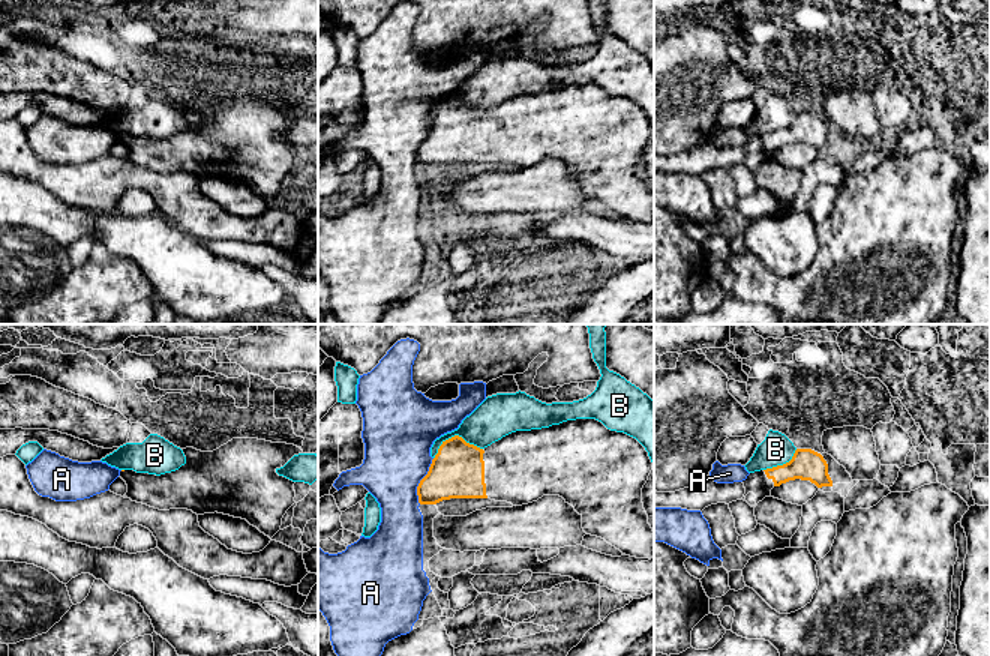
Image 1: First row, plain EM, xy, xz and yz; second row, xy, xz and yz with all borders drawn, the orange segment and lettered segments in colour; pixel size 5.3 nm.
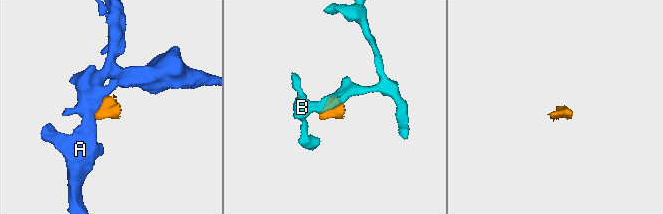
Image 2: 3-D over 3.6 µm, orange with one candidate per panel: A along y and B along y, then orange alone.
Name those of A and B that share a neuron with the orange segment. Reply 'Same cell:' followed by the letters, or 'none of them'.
Same cell: none of them

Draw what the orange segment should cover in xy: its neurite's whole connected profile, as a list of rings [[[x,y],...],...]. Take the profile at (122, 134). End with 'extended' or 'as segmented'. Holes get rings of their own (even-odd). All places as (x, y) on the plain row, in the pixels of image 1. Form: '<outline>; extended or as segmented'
[[[232,102],[213,116],[201,116],[194,111],[182,114],[186,120],[186,128],[171,137],[156,140],[148,137],[136,137],[134,134],[122,134],[118,141],[122,141],[128,149],[126,161],[132,165],[142,167],[159,174],[188,173],[196,179],[218,176],[242,182],[270,203],[280,194],[284,179],[296,167],[296,146],[279,140],[276,134],[284,131],[294,119],[303,117],[300,111],[258,102]]]; extended

